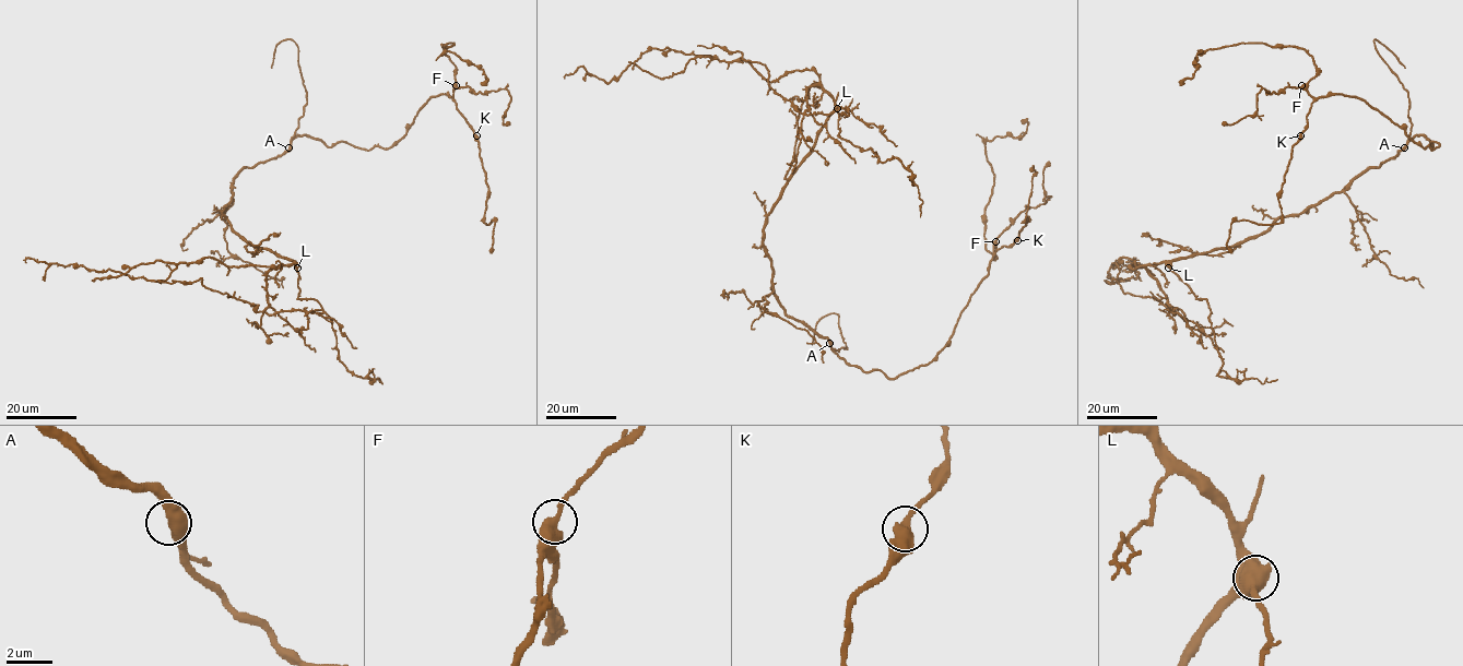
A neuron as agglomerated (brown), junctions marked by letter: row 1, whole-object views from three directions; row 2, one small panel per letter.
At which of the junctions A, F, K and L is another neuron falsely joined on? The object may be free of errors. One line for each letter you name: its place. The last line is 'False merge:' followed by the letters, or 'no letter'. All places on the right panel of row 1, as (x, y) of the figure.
False merge: no letter

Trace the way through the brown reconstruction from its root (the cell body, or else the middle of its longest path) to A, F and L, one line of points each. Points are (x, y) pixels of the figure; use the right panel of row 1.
A: (1358, 175), (1378, 167), (1404, 149)
F: (1358, 175), (1394, 157), (1416, 135), (1439, 144), (1423, 149), (1358, 98), (1314, 98), (1301, 85)
L: (1358, 175), (1342, 190), (1300, 213), (1279, 217), (1254, 236), (1202, 253), (1180, 257), (1168, 268)

